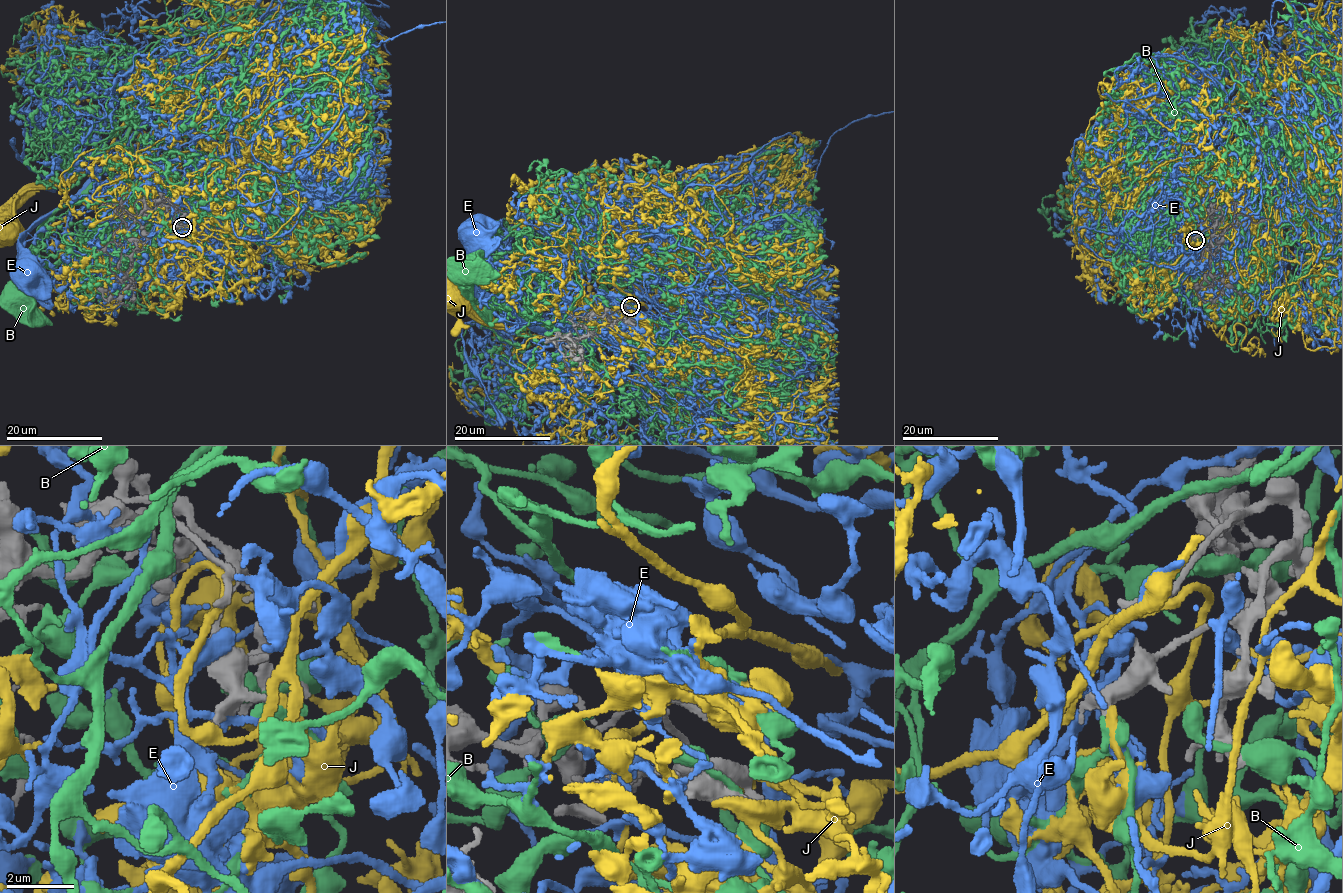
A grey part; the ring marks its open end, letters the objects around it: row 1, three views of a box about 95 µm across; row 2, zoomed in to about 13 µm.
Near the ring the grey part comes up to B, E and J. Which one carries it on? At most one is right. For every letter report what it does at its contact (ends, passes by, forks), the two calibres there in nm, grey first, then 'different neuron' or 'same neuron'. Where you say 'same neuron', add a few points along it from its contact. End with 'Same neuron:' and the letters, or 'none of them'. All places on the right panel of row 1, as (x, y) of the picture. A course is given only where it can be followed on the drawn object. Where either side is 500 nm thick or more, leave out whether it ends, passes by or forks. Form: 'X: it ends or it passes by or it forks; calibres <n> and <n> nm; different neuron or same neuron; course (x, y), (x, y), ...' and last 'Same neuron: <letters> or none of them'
B: it forks; calibres 200 and 360 nm; different neuron
E: it forks; calibres 400 and 200 nm; different neuron
J: it forks; calibres 200 and 130 nm; same neuron; course (1194, 240), (1197, 277), (1209, 223), (1186, 234), (1287, 132), (1181, 169)
Same neuron: J

